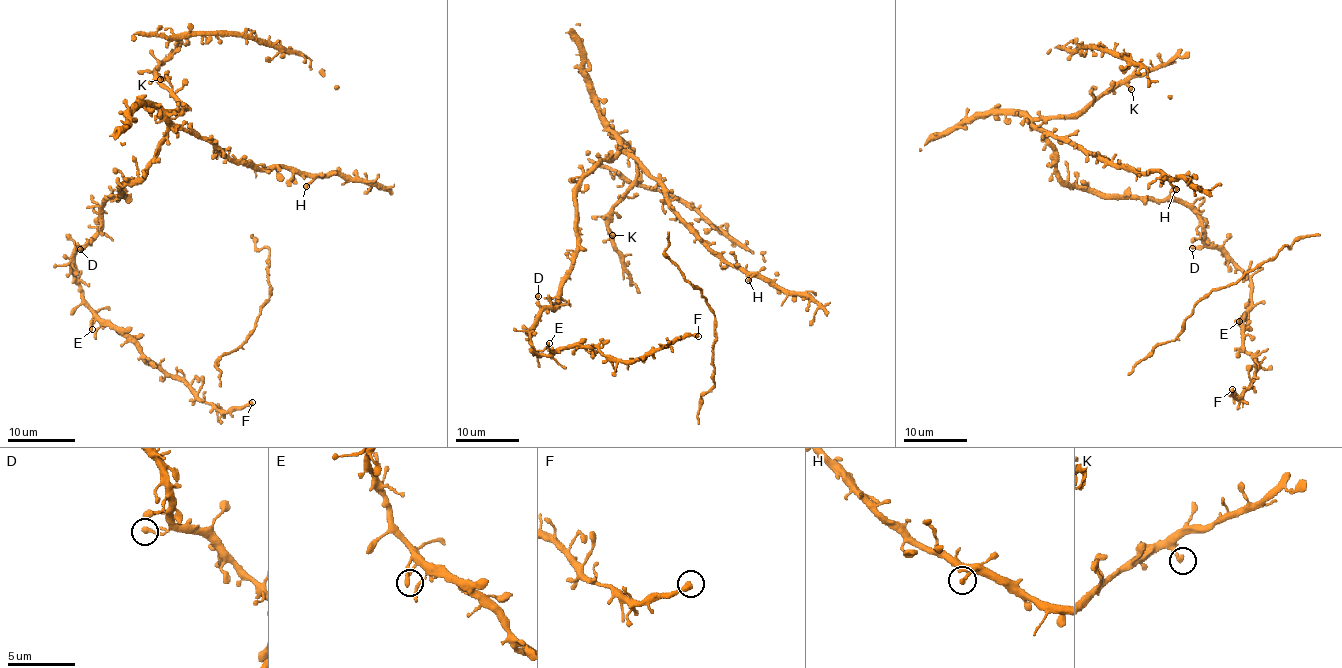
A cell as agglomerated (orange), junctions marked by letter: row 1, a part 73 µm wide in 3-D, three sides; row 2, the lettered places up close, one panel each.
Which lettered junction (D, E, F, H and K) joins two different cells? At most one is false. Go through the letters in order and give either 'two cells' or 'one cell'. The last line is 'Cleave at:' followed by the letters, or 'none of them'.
D: one cell
E: one cell
F: one cell
H: one cell
K: one cell
Cleave at: none of them

